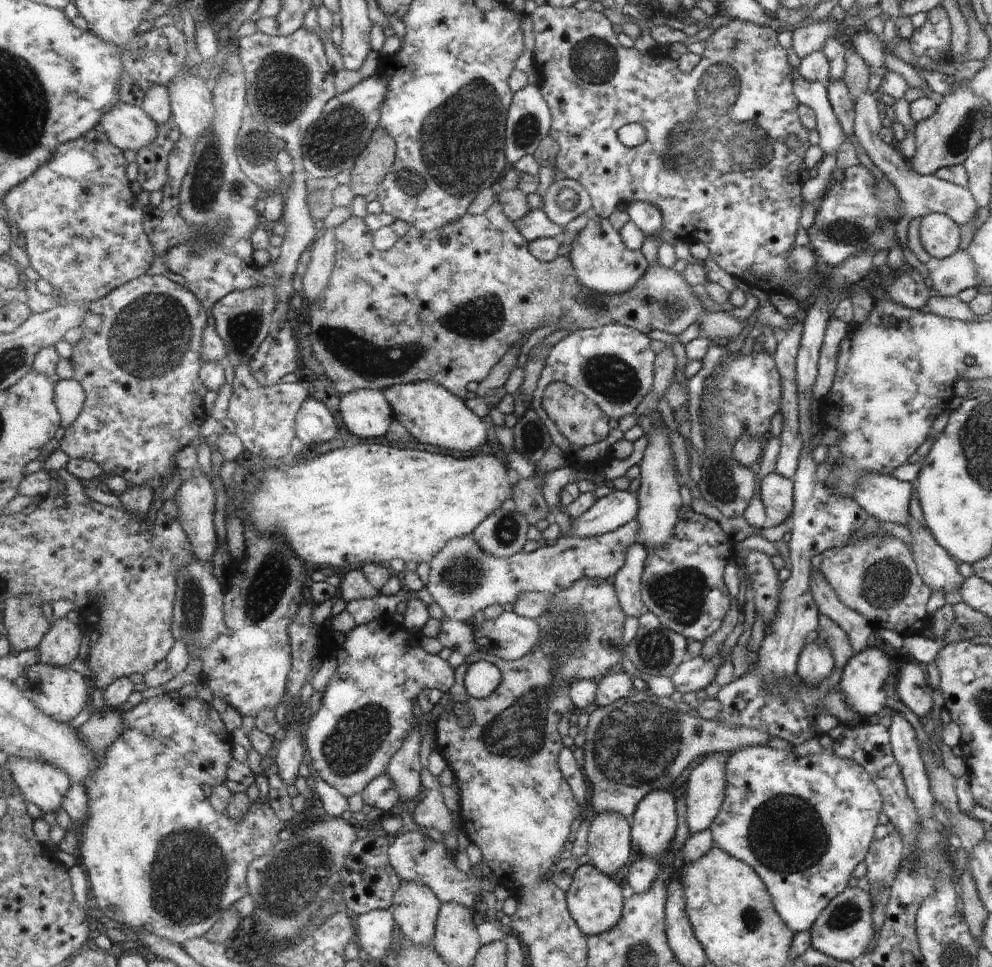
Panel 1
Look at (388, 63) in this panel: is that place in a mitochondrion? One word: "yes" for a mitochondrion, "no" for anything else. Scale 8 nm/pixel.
no

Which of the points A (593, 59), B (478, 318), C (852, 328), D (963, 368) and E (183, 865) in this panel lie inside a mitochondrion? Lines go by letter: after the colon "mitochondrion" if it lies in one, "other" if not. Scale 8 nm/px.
A: mitochondrion
B: mitochondrion
C: other
D: other
E: mitochondrion

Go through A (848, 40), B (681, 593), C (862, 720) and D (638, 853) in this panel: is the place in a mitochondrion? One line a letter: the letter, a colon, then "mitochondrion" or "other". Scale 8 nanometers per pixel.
A: other
B: mitochondrion
C: other
D: other

